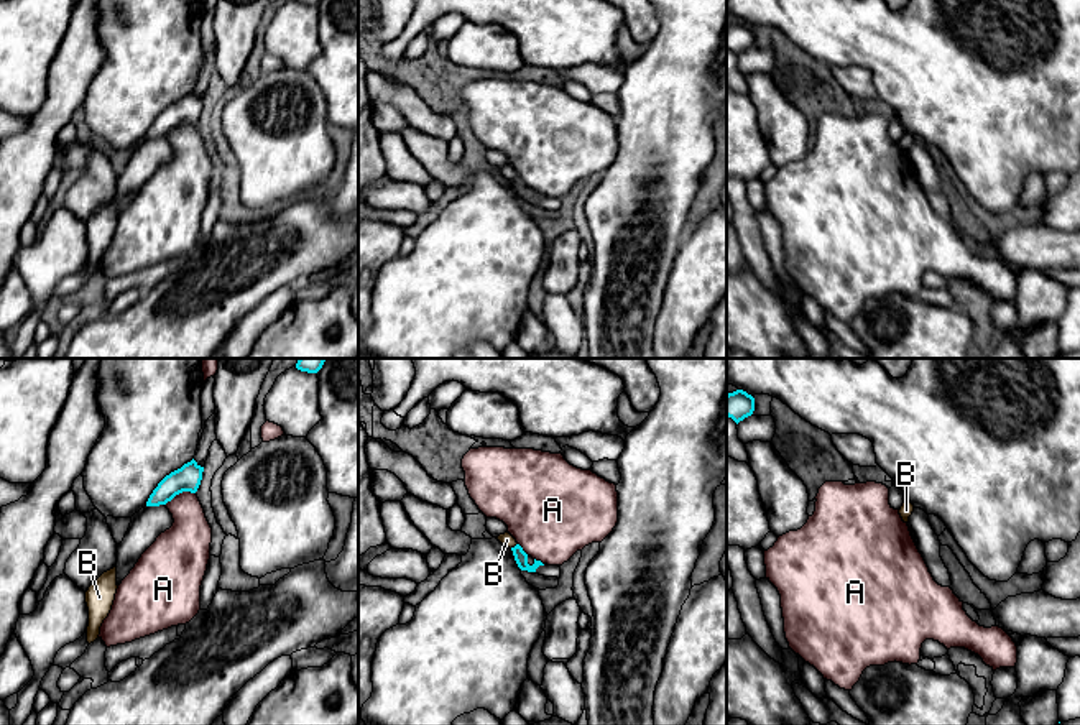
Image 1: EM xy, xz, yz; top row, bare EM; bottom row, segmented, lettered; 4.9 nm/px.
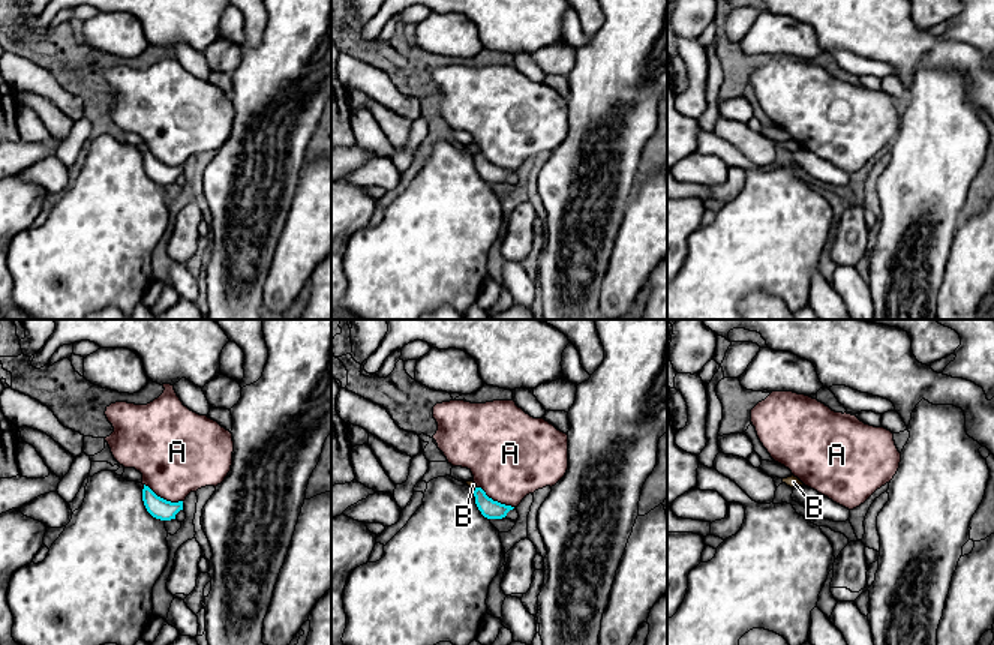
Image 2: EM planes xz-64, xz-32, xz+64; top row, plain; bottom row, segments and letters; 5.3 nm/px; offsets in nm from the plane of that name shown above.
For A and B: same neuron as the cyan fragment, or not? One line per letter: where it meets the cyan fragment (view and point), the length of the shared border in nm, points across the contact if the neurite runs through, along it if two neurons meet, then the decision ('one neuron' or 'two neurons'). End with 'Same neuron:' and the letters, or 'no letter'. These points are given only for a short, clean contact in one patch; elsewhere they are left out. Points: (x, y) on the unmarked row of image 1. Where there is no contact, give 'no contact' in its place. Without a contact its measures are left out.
A: contact xy (180, 124); length 170 nm; two neurons
B: contact xz (515, 178); length 50 nm; border xz (516, 175), (510, 180); two neurons
Same neuron: no letter

